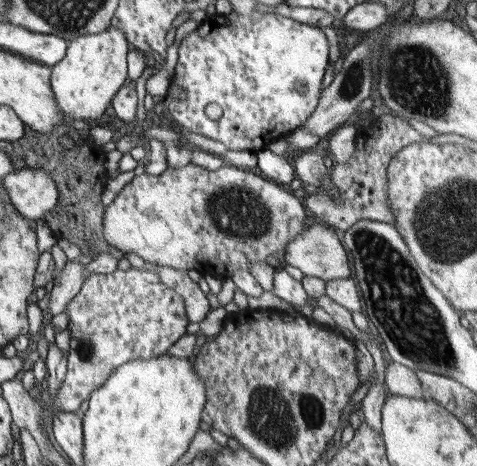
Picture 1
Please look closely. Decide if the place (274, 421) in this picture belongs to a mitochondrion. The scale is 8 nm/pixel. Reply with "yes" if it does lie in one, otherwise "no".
yes

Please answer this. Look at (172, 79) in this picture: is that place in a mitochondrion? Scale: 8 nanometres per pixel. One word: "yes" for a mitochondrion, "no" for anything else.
no

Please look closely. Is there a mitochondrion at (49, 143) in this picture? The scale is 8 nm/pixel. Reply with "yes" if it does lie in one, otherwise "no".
no

